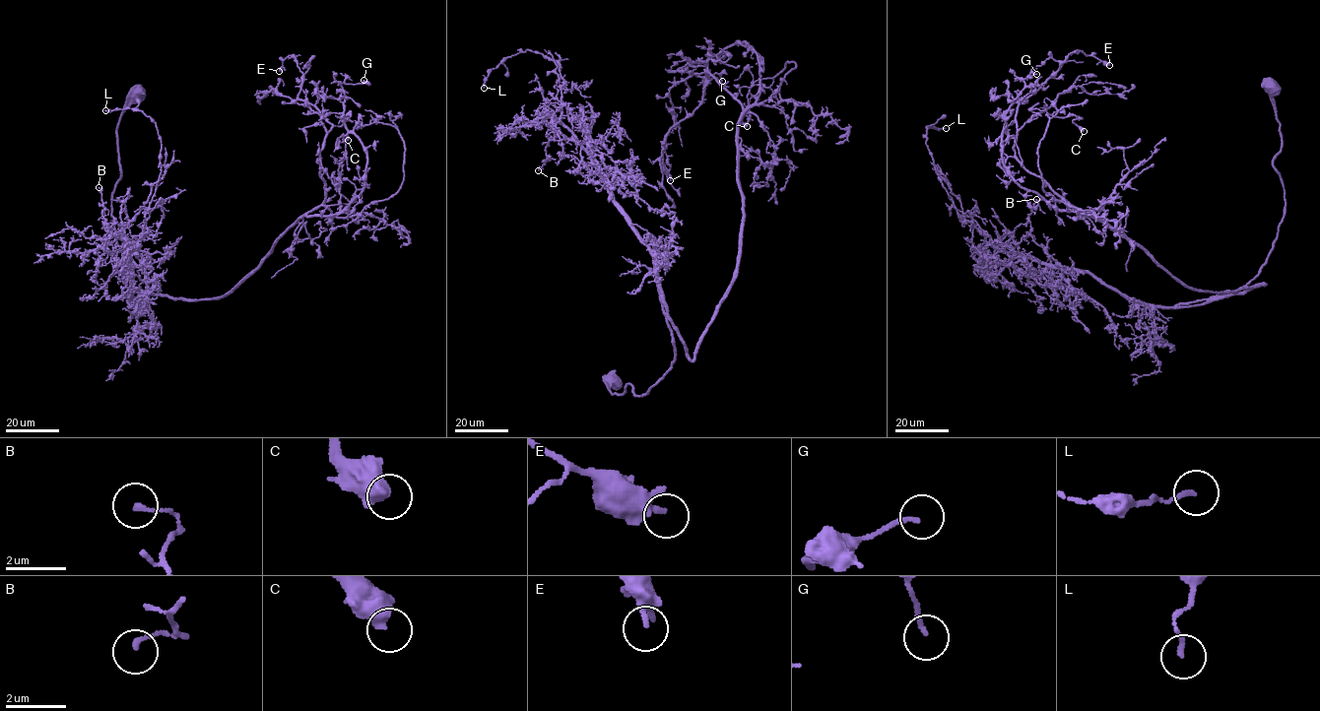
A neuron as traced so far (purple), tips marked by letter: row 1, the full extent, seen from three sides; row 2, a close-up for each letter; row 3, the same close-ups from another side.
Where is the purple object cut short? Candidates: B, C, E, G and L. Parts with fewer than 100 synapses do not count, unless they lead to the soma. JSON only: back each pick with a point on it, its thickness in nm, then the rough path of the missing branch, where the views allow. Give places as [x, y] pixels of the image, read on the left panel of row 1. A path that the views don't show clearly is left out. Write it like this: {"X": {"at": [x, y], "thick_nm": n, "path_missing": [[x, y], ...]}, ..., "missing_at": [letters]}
{"missing_at": []}

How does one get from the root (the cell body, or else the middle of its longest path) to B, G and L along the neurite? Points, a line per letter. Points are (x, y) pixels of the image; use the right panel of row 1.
B: (1272, 85), (1285, 210), (1267, 262), (1237, 290), (1139, 303), (1088, 273), (996, 247), (1036, 199)
G: (1272, 85), (1273, 248), (1241, 288), (1177, 306), (1264, 284), (1188, 289), (1022, 188), (1002, 134), (1036, 74)
L: (1272, 85), (1285, 201), (1273, 248), (1241, 288), (1175, 306), (1005, 253), (961, 221), (926, 142), (946, 128)

